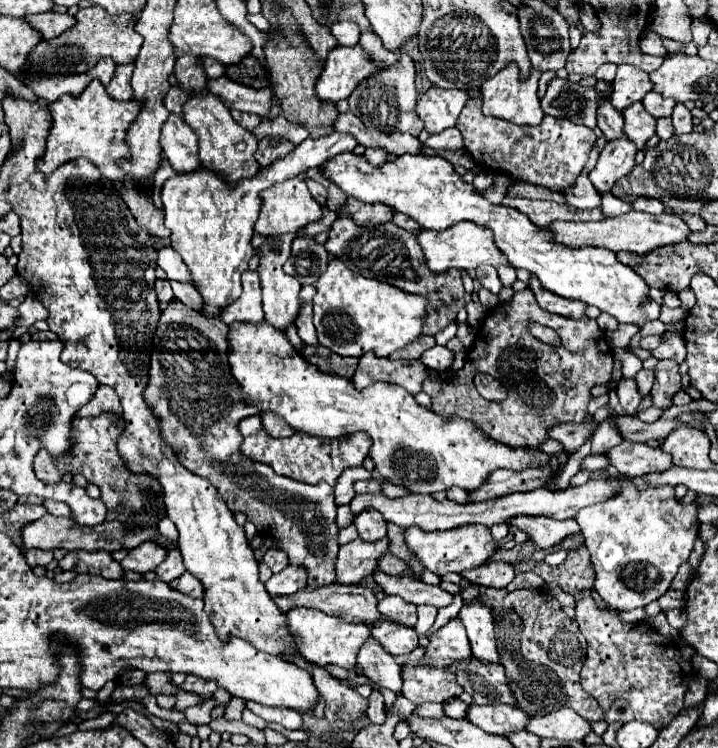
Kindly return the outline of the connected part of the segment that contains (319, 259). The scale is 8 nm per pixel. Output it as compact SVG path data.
M298 234L292 242L292 254L284 264L284 272L292 274L302 286L314 284L326 270L328 252L308 234Z

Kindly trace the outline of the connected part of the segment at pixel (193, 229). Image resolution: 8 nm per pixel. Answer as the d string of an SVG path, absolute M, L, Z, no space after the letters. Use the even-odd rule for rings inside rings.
M332 132L318 140L306 138L286 158L276 160L268 168L260 168L254 178L242 180L236 188L226 184L218 174L206 168L198 168L190 174L176 174L164 182L162 204L166 212L166 228L172 230L172 248L182 256L192 274L192 282L202 296L200 312L206 318L220 316L226 306L236 302L242 294L240 276L248 270L248 262L254 254L250 238L254 234L254 222L260 212L260 190L284 182L288 178L304 174L308 168L322 166L326 160L342 152L352 152L356 140L350 134Z

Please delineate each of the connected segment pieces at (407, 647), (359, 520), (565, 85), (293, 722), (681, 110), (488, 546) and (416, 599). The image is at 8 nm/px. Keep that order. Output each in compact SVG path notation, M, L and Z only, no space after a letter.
M388 620L376 622L376 626L372 626L372 634L384 646L384 650L394 656L410 654L418 646L418 636L414 628L406 628Z
M362 510L354 518L354 526L364 542L376 542L386 536L386 522L380 514L376 514L376 510Z
M562 78L550 80L540 106L544 114L554 118L566 118L574 124L584 124L588 128L596 126L596 106L600 104L598 92L594 88L582 88Z
M246 702L246 708L252 710L256 716L264 718L266 722L276 722L280 726L284 726L286 730L298 730L302 728L302 716L298 710L286 710L286 708L272 708L272 706L264 706L264 704L256 704L256 702Z
M676 104L674 112L672 112L672 122L674 122L674 134L688 134L692 132L692 114L684 104Z
M416 526L406 530L406 544L408 548L420 558L422 566L432 570L434 574L448 574L448 572L464 572L470 568L478 568L484 562L488 562L498 546L496 540L490 534L490 528L484 526L462 526L462 528L452 528L452 530L434 530L434 532L424 532Z
M374 570L372 578L386 594L400 596L412 604L432 604L436 608L442 608L442 606L450 606L450 602L454 600L454 596L444 592L440 586L426 584L410 576L390 576L380 570Z

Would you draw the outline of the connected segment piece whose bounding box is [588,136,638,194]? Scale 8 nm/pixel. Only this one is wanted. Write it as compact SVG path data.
M626 136L606 142L606 146L600 150L596 166L588 174L600 194L608 192L618 178L626 176L634 168L636 152L638 152L636 144Z

